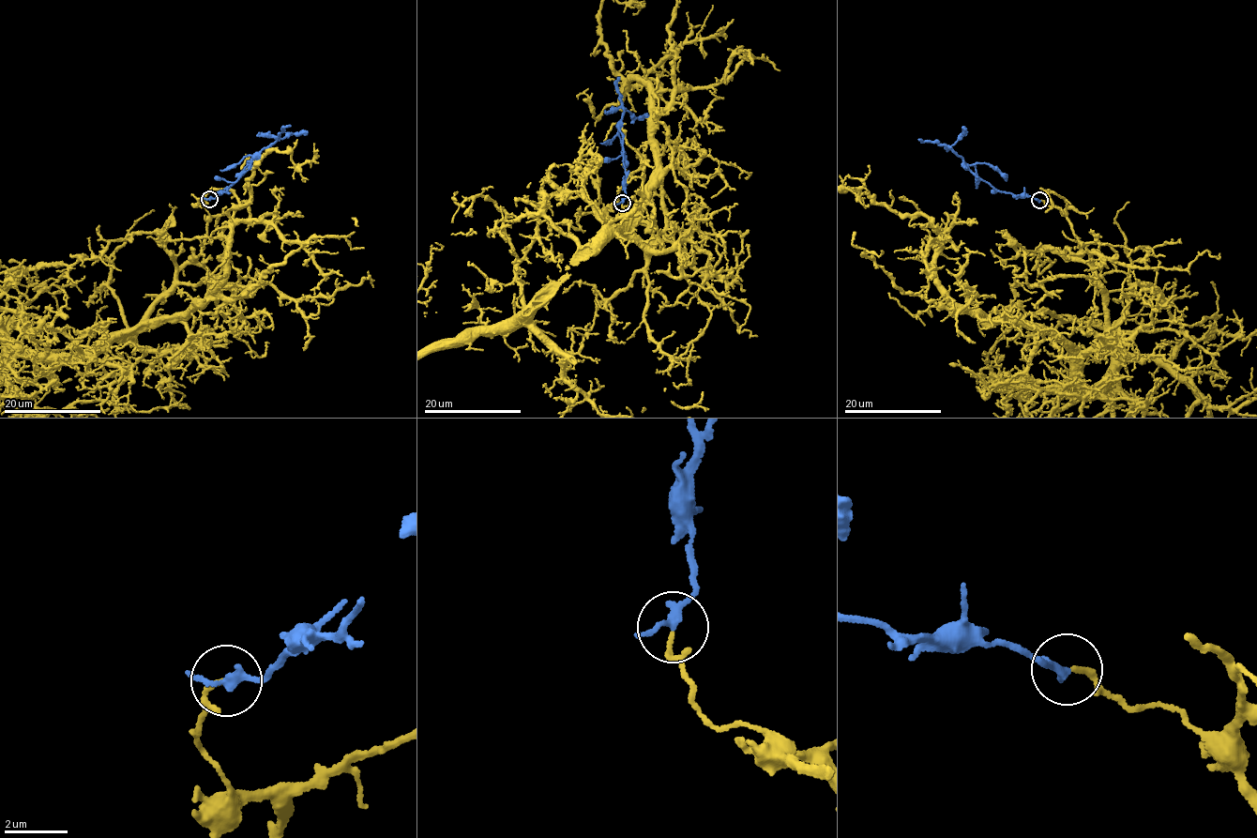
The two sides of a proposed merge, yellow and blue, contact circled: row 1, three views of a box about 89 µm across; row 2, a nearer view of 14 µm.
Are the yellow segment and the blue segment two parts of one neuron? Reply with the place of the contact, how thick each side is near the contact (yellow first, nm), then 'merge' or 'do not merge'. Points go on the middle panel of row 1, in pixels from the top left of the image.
at (622, 203); 150 nm thick on the yellow side, 200 nm on the other; merge

